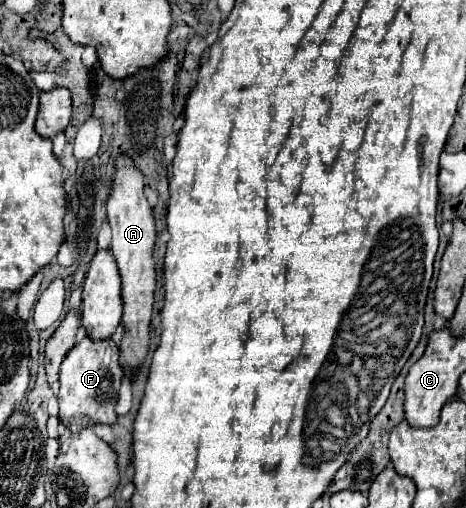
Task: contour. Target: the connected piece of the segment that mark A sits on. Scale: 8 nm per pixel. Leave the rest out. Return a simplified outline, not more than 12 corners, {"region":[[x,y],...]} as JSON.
{"region":[[117,155],[107,219],[123,281],[121,365],[149,347],[155,223],[145,181]]}

